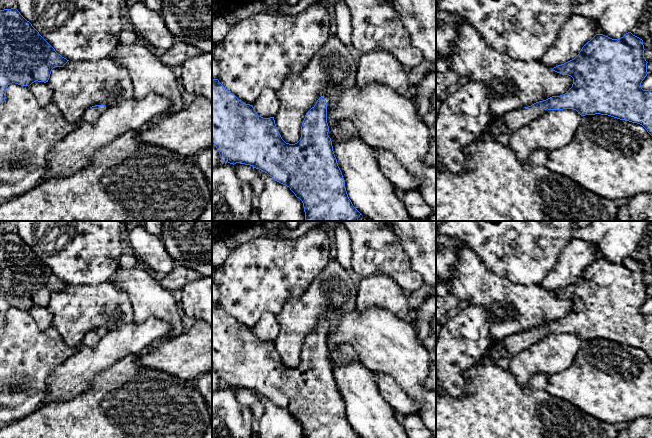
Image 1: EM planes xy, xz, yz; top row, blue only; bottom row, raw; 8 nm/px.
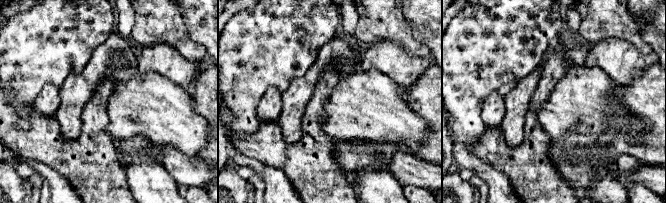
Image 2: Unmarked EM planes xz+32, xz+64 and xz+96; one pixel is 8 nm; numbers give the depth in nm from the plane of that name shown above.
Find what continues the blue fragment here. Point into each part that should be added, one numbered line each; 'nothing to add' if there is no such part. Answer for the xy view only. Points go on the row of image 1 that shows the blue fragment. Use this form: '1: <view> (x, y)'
1: xy (90, 115)

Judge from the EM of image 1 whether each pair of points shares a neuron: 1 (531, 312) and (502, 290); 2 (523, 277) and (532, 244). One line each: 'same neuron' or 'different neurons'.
1: same neuron
2: same neuron

